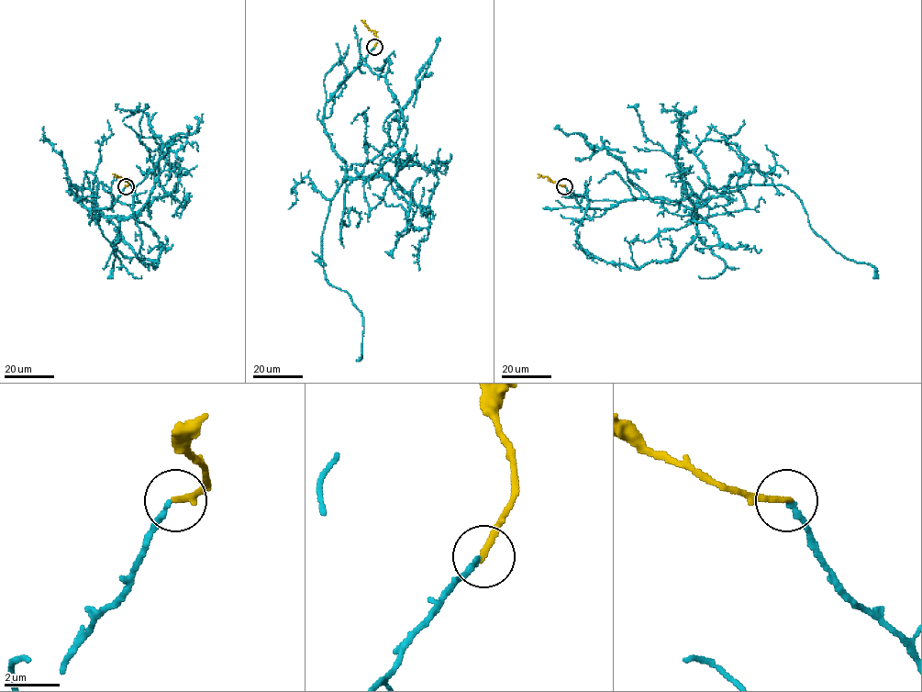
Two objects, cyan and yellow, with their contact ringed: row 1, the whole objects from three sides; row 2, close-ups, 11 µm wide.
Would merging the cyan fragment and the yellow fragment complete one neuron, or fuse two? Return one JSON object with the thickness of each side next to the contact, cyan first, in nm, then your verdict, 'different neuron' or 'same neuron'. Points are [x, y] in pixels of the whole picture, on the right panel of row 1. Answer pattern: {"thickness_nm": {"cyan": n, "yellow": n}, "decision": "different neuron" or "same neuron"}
{"thickness_nm": {"cyan": 180, "yellow": 220}, "decision": "same neuron"}

